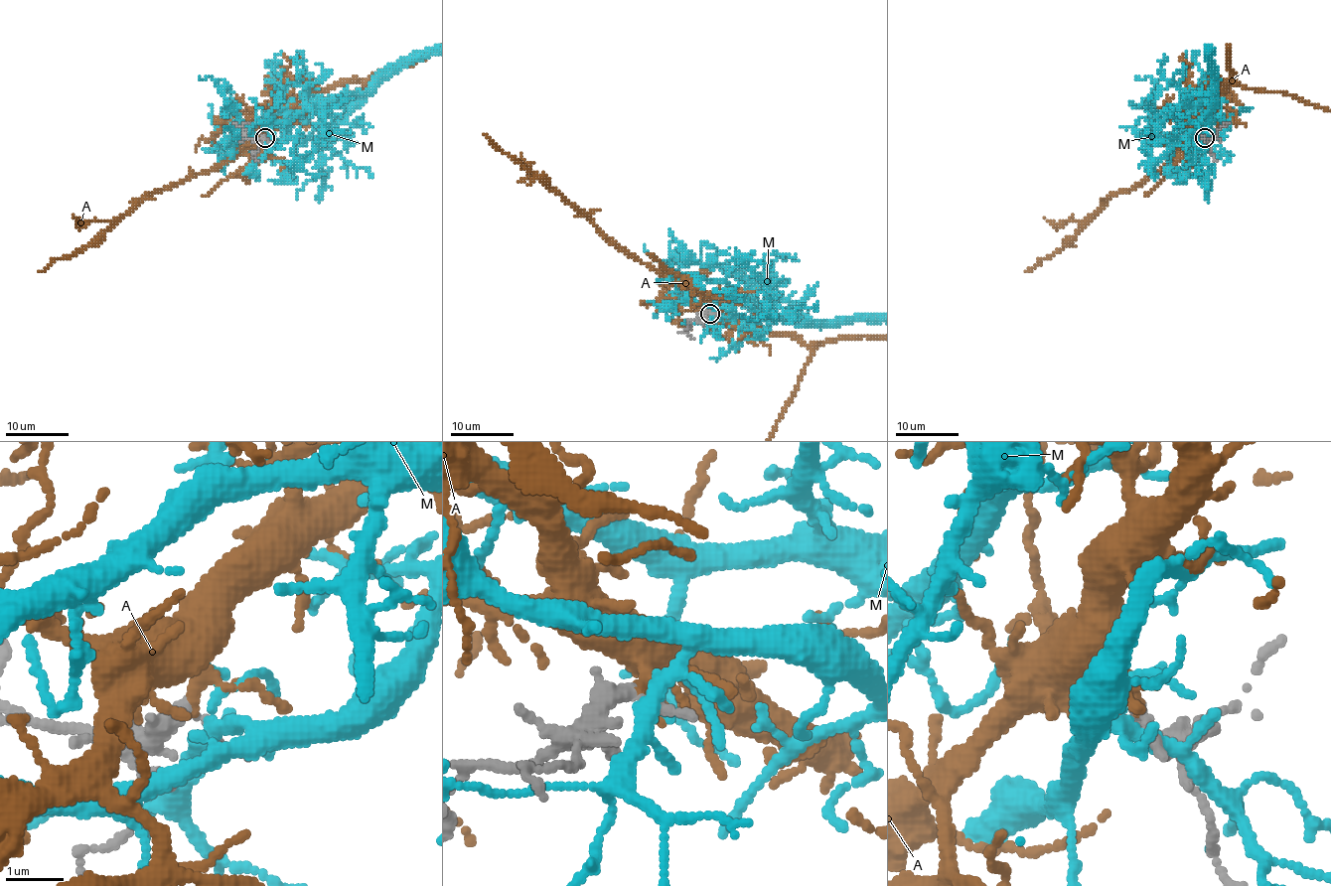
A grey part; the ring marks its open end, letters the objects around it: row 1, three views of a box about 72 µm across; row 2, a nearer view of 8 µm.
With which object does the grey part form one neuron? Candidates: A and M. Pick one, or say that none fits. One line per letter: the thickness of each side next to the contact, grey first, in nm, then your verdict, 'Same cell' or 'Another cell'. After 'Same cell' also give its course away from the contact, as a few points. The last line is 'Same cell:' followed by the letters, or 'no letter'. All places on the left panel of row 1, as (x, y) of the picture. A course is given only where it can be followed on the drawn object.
A: Thickness 260 nm (grey) against 150 nm. Same cell
M: Thickness 190 nm (grey) against 240 nm. Another cell
Same cell: A

